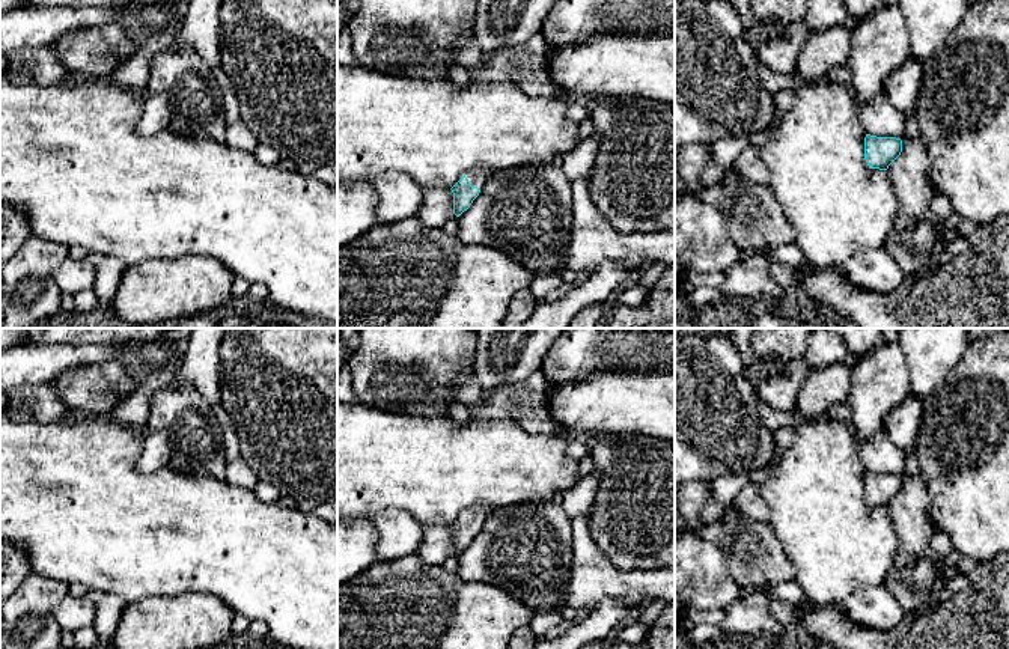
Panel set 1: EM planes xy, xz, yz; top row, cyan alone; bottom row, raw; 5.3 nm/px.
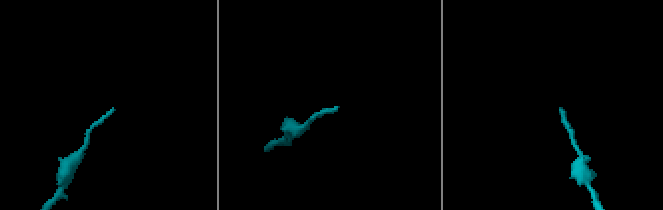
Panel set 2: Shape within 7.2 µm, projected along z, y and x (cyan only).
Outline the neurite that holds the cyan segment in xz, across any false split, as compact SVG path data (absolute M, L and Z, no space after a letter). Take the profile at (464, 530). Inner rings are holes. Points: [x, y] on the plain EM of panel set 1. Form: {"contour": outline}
{"contour": "M482 506L467 507L450 526L453 530L453 551L459 554L479 533L491 512Z"}

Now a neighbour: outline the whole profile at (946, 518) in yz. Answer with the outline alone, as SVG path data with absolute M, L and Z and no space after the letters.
M995 328L986 337L970 342L959 364L947 375L941 387L922 401L922 426L913 450L919 458L920 473L926 480L926 489L929 494L929 516L932 518L937 530L943 530L949 536L953 550L958 550L961 557L968 557L974 563L1009 551L1009 328Z

